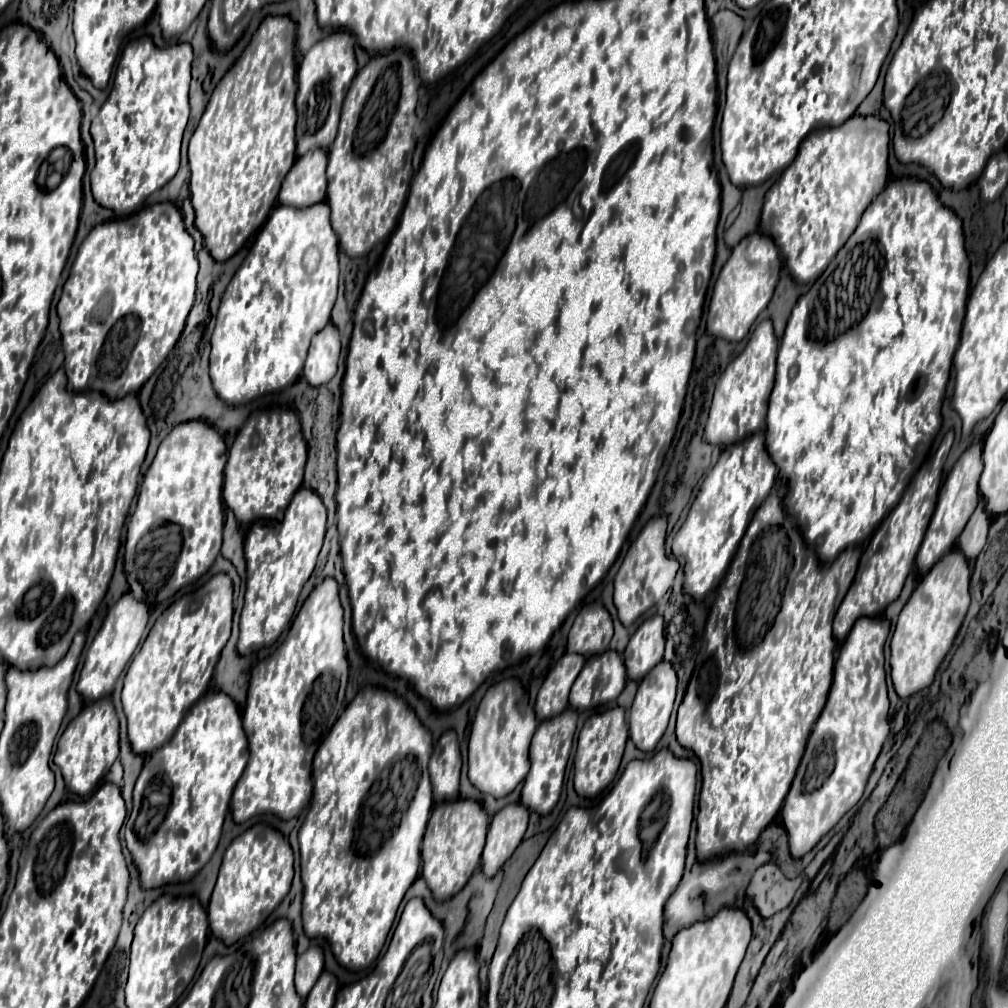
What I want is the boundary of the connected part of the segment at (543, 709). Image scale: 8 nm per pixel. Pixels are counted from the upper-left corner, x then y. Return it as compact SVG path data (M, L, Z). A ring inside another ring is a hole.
M566 652L556 666L546 676L544 684L540 686L538 698L536 698L536 716L538 720L552 718L554 714L560 714L568 706L568 692L574 684L576 676L580 674L586 658L582 654L570 654Z

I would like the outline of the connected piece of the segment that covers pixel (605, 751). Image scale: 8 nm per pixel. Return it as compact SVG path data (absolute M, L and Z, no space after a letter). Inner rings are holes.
M620 706L594 714L584 722L578 736L576 756L574 756L574 790L580 796L594 798L610 786L610 782L614 780L618 772L626 738L628 738L628 728L626 728L626 718L624 718L624 708Z

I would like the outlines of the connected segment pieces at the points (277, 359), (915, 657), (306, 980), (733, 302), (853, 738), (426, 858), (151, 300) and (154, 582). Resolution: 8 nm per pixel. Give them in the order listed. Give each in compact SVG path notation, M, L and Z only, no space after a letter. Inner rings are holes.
M318 202L318 204L306 206L306 208L294 208L294 206L278 204L270 212L266 224L262 226L262 230L258 234L258 240L254 242L250 254L244 258L242 266L236 270L234 278L226 286L226 292L224 292L222 302L220 302L220 308L218 308L216 328L214 328L214 334L212 334L212 340L210 340L212 342L212 352L210 352L210 378L212 378L212 384L214 384L216 394L226 404L246 404L246 402L258 398L260 394L282 390L282 388L290 386L294 380L298 380L302 376L302 366L304 366L306 352L308 352L308 346L310 346L312 336L318 330L322 330L322 326L326 326L330 322L330 310L334 306L336 292L338 292L338 274L340 274L340 268L338 268L338 238L336 238L332 226L330 226L330 208L328 208L328 204L326 202Z
M950 550L930 568L930 572L922 576L912 596L904 604L890 642L890 674L900 698L908 698L914 692L932 684L936 670L948 654L954 636L960 630L962 620L966 616L970 604L968 584L970 564L966 556L960 550Z
M310 946L304 954L298 956L296 962L296 992L302 1000L306 1000L306 994L312 990L314 982L324 970L324 956L318 946Z
M762 232L744 236L732 248L730 258L726 260L714 284L714 292L708 308L708 320L706 320L708 332L728 342L740 342L748 334L756 316L768 306L780 276L780 268L782 268L780 248L770 236Z
M864 616L864 618L858 618L858 622L854 624L854 628L850 630L850 634L840 646L828 702L812 728L802 762L798 766L798 772L794 776L794 782L790 786L790 792L780 812L784 828L790 836L790 852L794 858L802 858L806 852L810 852L818 844L818 840L862 798L866 780L890 732L886 672L884 672L884 642L886 642L888 630L890 630L890 622L886 616Z
M458 798L452 802L442 802L432 810L422 846L422 878L436 900L446 900L458 894L478 868L486 840L486 828L488 814L476 800Z
M160 202L128 218L116 218L94 226L76 254L58 302L68 388L74 392L98 390L108 398L122 398L122 394L138 392L164 362L184 330L186 316L194 304L196 274L198 260L194 254L194 240L184 228L180 210L170 202ZM104 296L108 296L112 304L108 316L98 320L94 310ZM122 314L138 314L142 322L140 338L132 350L130 362L118 378L96 380L94 360L98 360L108 328L114 326Z
M190 420L178 424L158 446L154 462L144 474L140 484L136 510L126 526L126 552L124 570L128 574L130 590L138 600L158 604L170 598L182 586L196 582L214 562L222 544L222 470L226 464L224 438L202 420Z

